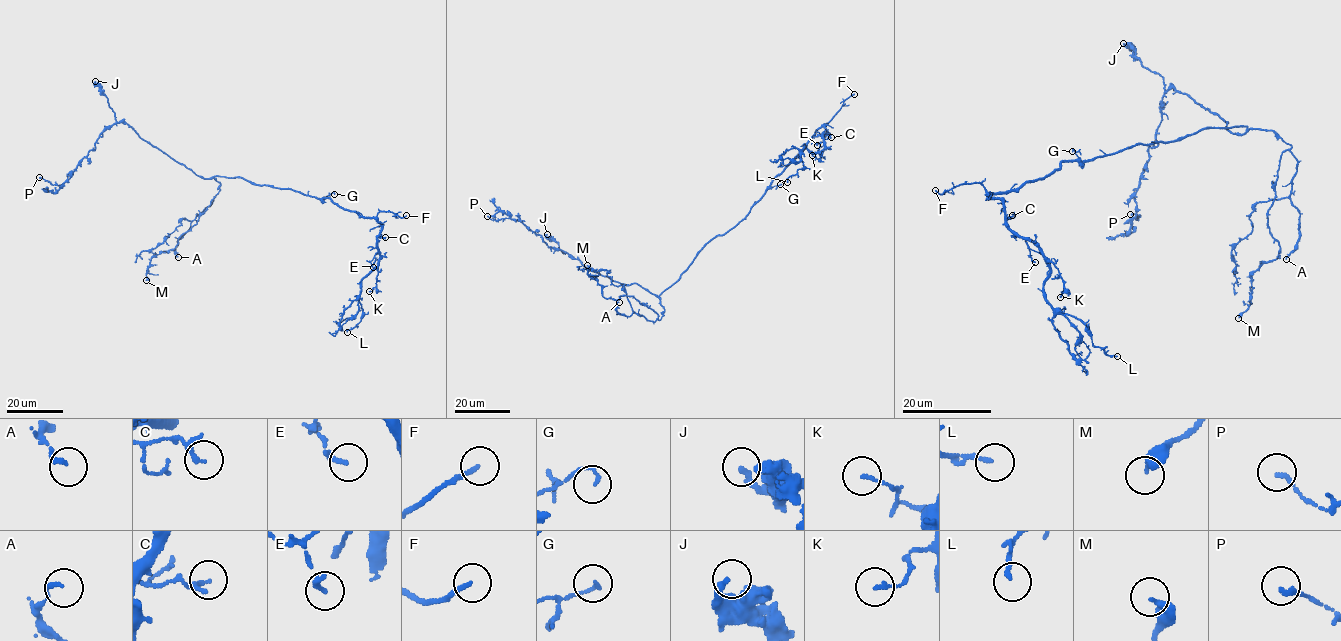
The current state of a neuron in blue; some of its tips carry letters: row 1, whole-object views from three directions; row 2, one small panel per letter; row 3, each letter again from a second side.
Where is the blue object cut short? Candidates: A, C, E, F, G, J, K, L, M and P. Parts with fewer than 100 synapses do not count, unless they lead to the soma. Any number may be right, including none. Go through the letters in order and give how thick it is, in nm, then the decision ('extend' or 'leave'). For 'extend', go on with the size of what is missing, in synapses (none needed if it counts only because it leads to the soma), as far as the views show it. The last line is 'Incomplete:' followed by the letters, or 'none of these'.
A: calibre 160 nm; leave
C: calibre 130 nm; leave
E: calibre 180 nm; leave
F: calibre 170 nm; extend
G: calibre 120 nm; leave
J: calibre 200 nm; leave
K: calibre 130 nm; leave
L: calibre 170 nm; leave
M: calibre 320 nm; leave
P: calibre 170 nm; leave
Incomplete: F

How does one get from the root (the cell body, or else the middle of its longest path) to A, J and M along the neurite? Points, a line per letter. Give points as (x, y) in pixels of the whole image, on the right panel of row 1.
A: (1164, 141), (1243, 126), (1288, 143), (1300, 238), (1286, 259)
J: (1164, 141), (1209, 127), (1246, 128), (1234, 134), (1185, 94), (1165, 91), (1163, 78), (1123, 43)
M: (1164, 141), (1243, 126), (1272, 130), (1290, 146), (1268, 212), (1279, 256), (1251, 275), (1238, 318)

